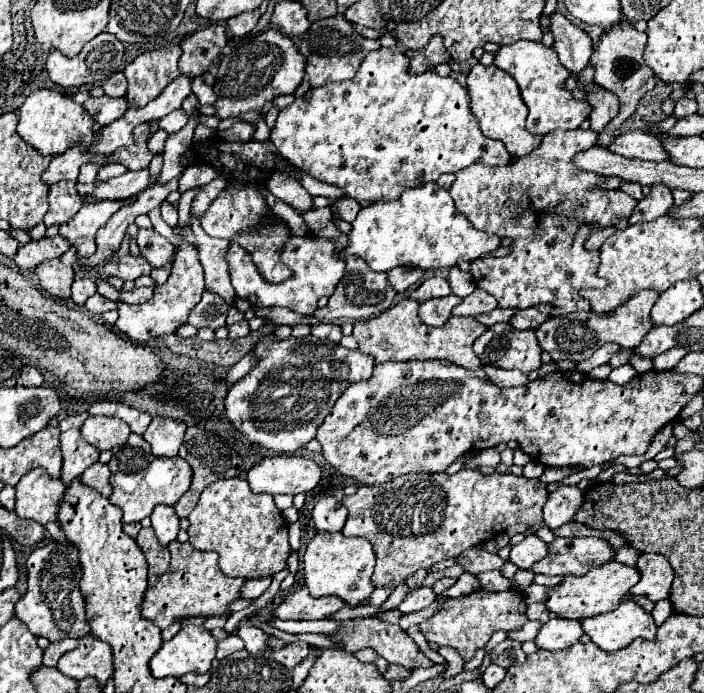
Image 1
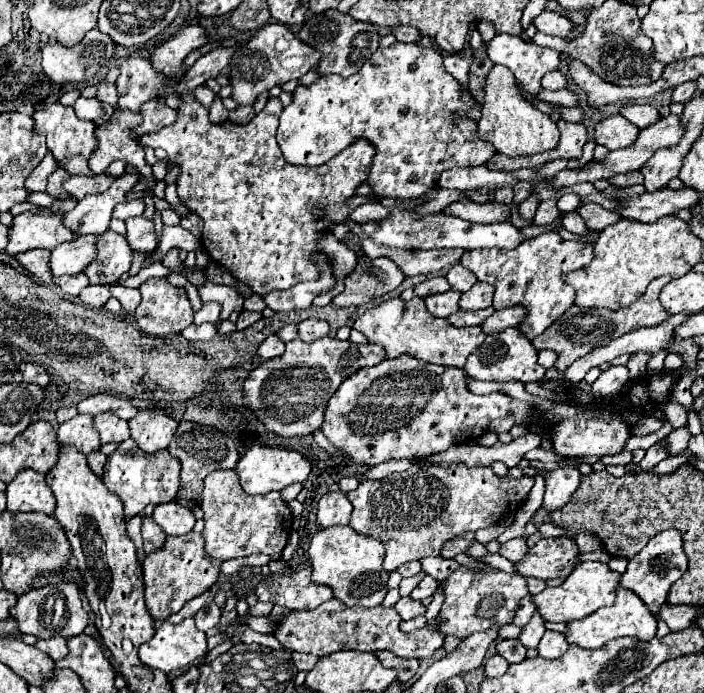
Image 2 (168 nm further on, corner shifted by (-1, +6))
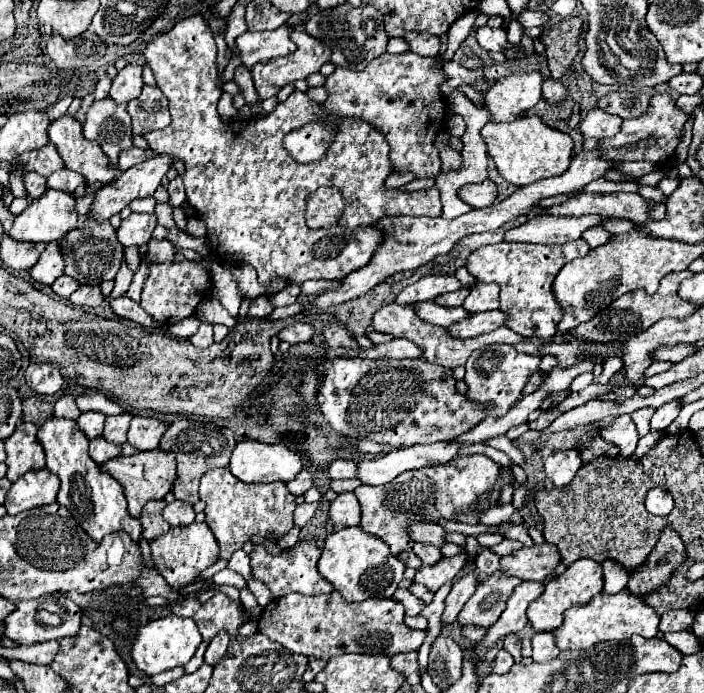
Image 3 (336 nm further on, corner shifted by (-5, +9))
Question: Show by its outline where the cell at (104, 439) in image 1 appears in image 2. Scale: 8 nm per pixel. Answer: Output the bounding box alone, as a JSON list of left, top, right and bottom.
[95,413,129,443]

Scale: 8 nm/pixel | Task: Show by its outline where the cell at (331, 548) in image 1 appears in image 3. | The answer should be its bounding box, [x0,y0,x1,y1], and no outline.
[319,526,403,602]

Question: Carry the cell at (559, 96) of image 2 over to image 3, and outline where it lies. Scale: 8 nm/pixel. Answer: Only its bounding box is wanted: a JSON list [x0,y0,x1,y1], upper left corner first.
[485,72,543,122]

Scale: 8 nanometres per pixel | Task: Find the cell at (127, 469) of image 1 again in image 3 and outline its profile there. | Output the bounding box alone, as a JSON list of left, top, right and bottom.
[101,448,177,518]

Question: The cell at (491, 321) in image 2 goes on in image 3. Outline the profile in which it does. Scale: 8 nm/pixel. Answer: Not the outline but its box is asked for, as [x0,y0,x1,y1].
[449,310,505,338]

